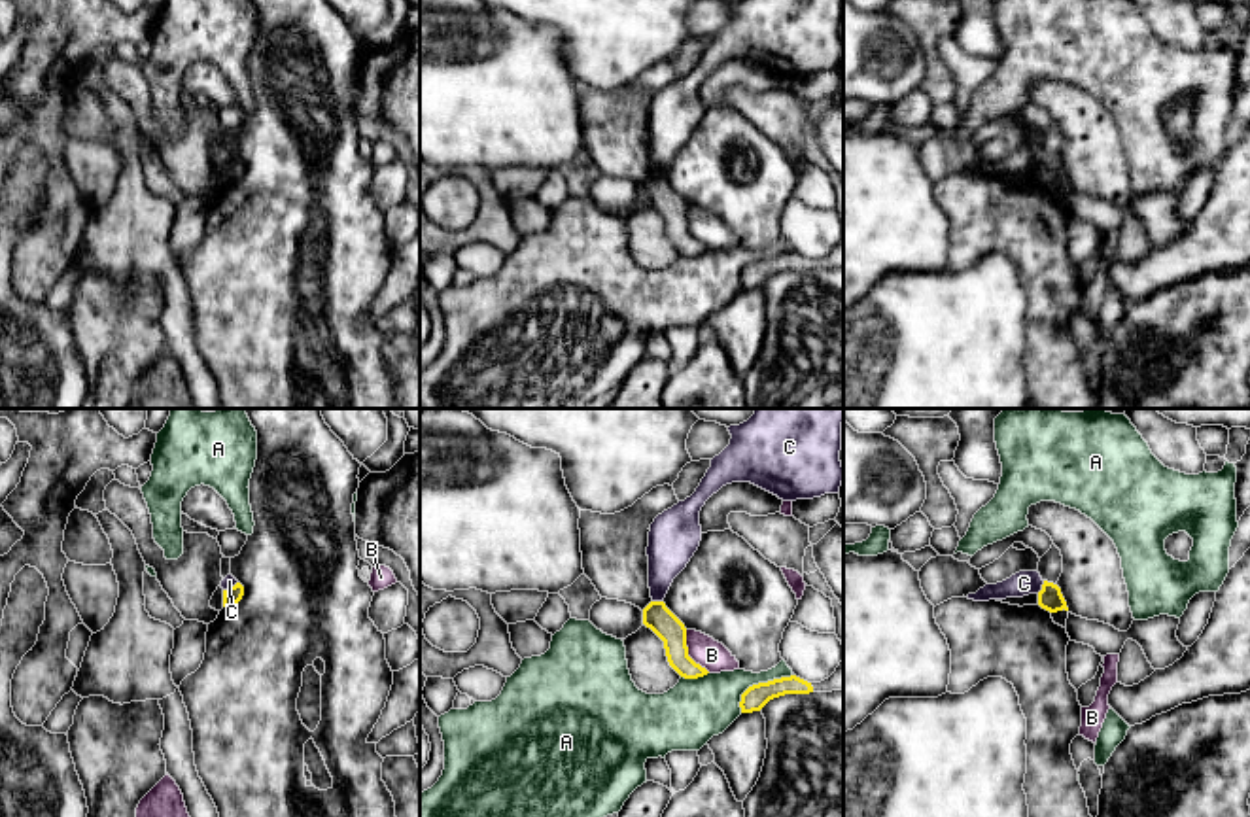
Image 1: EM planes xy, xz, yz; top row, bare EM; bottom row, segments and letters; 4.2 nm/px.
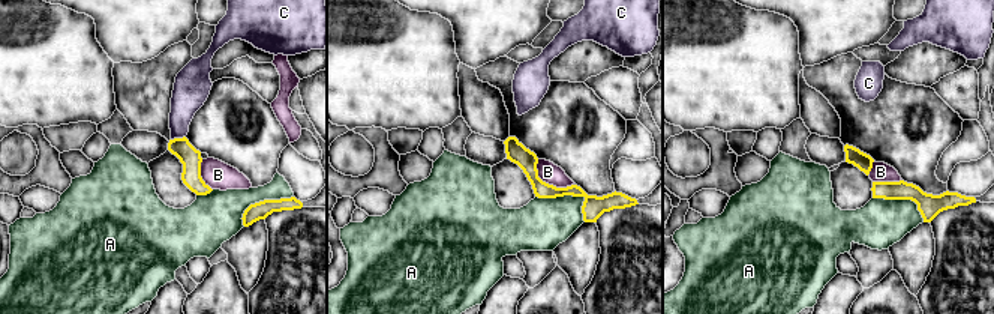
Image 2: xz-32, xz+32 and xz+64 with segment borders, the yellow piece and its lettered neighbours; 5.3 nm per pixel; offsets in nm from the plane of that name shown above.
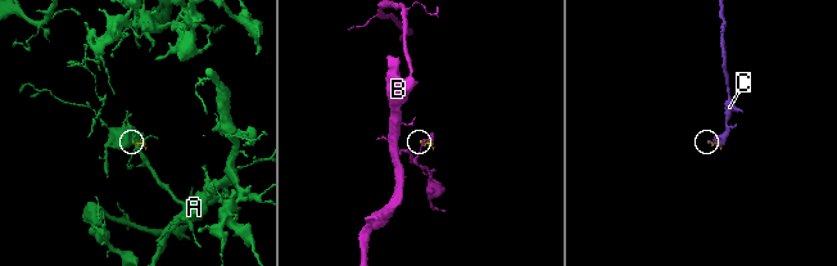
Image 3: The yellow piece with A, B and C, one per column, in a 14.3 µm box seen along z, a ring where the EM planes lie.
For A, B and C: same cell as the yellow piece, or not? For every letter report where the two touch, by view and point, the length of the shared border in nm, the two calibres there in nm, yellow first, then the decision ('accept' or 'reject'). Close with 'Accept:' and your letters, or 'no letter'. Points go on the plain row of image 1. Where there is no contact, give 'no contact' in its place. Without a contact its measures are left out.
A: xz (759, 260) | 280 nm | 100/260 nm | reject
B: xz (687, 229) | 220 nm | 120/130 nm | reject
C: yz (1042, 163) | 70 nm | 110/110 nm | reject
Accept: no letter

